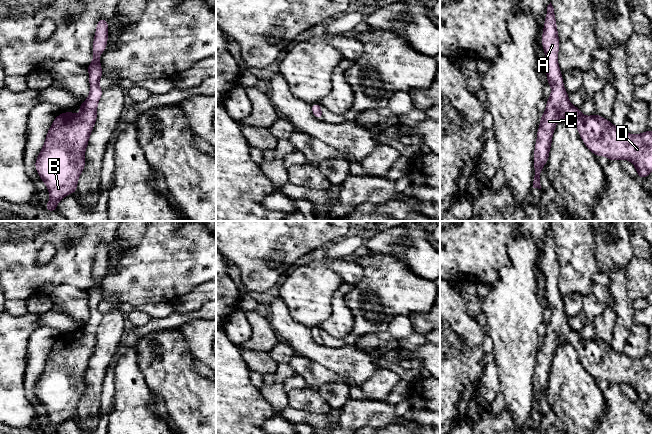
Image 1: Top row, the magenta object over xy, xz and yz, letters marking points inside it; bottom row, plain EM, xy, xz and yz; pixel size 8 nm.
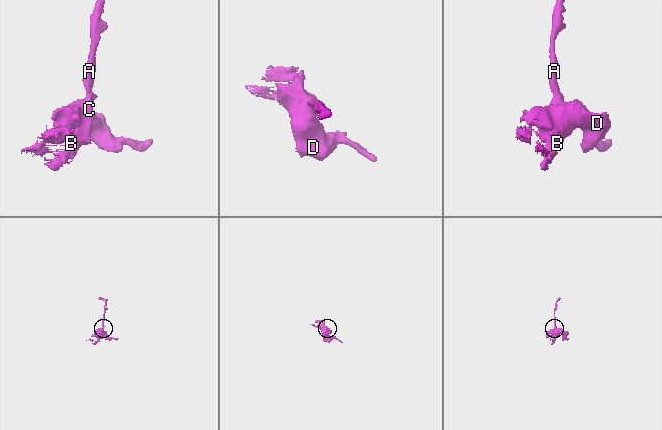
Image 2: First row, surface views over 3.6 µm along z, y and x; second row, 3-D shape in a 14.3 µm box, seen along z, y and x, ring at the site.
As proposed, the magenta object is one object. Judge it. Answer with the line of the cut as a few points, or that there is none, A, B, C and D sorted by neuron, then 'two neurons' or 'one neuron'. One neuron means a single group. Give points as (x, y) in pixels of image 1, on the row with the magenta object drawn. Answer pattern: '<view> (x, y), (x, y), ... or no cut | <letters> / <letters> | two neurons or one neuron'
no cut | A B C D | one neuron

